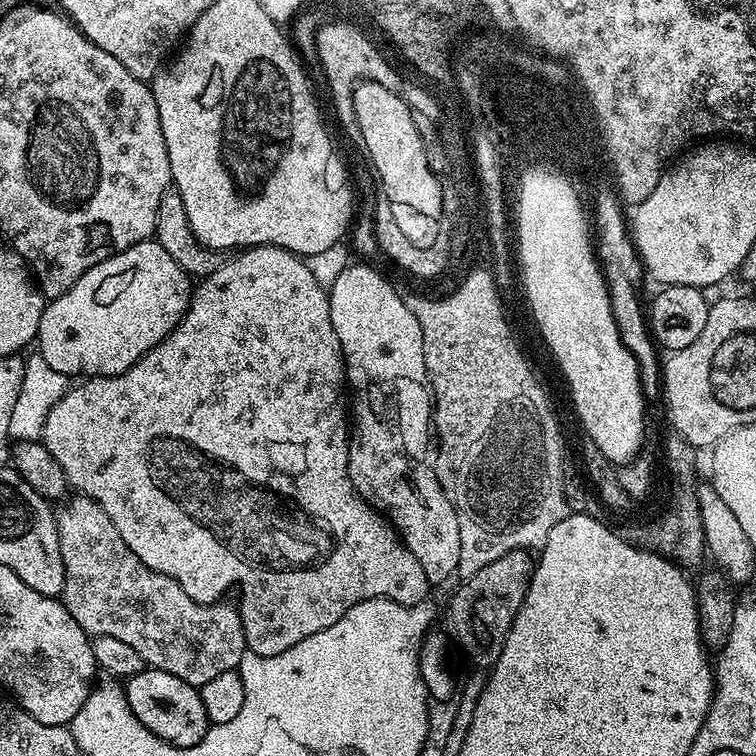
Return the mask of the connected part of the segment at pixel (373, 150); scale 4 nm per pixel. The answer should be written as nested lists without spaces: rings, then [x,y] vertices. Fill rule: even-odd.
[[[361,80],[353,87],[350,101],[352,116],[356,119],[356,128],[360,131],[360,140],[372,159],[370,165],[375,179],[378,181],[379,191],[384,192],[395,206],[409,208],[420,216],[439,217],[443,210],[442,186],[439,179],[431,172],[431,166],[427,164],[424,140],[419,136],[418,128],[412,118],[413,109],[400,97],[400,94],[386,86],[378,86],[373,80]]]

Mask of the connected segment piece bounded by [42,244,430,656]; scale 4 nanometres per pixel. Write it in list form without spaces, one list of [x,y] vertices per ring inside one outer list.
[[[275,244],[253,246],[247,250],[237,251],[233,256],[236,257],[226,261],[221,268],[213,267],[201,279],[205,280],[201,284],[195,285],[192,301],[188,303],[186,314],[178,322],[176,329],[165,340],[158,342],[158,346],[150,349],[141,360],[134,362],[134,366],[130,366],[130,370],[117,376],[94,376],[83,382],[73,383],[65,395],[60,397],[50,412],[46,414],[42,442],[46,446],[46,450],[50,450],[50,454],[54,454],[54,462],[58,462],[58,466],[62,466],[69,485],[79,495],[89,496],[94,502],[98,502],[98,506],[102,506],[102,510],[106,510],[106,518],[110,518],[110,522],[114,522],[114,530],[118,530],[118,534],[122,534],[122,542],[126,542],[126,546],[130,546],[130,550],[134,550],[134,554],[138,554],[140,561],[146,566],[150,566],[150,570],[154,570],[158,574],[166,574],[166,578],[174,578],[174,582],[178,582],[178,586],[182,586],[182,590],[186,590],[186,594],[190,594],[190,598],[194,598],[194,602],[203,604],[223,601],[225,599],[224,591],[237,584],[240,587],[238,607],[244,627],[244,637],[248,643],[247,651],[256,652],[260,656],[273,656],[282,654],[282,650],[302,642],[302,638],[310,638],[310,634],[318,634],[318,630],[326,630],[326,626],[334,626],[334,622],[338,622],[338,618],[342,618],[342,614],[346,614],[346,610],[358,606],[358,602],[366,602],[383,596],[385,600],[393,600],[399,604],[423,604],[429,599],[430,585],[426,578],[426,570],[422,570],[418,558],[414,558],[414,554],[410,554],[404,541],[397,536],[395,528],[356,493],[350,482],[348,473],[350,416],[346,411],[346,369],[340,354],[338,334],[334,334],[334,322],[330,322],[330,306],[326,289],[318,282],[318,278],[314,278],[314,274],[310,274],[307,263],[301,257],[294,252],[287,252],[285,248],[278,248]]]

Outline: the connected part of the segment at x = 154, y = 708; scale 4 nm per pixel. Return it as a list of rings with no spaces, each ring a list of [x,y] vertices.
[[[146,666],[138,674],[127,677],[124,693],[130,710],[134,710],[134,718],[138,718],[146,730],[174,748],[194,746],[202,742],[208,733],[210,725],[206,718],[206,706],[202,706],[199,687],[182,682],[182,678],[174,678],[174,674],[166,674],[166,670]]]

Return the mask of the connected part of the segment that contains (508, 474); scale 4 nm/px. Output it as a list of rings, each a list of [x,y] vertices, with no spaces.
[[[475,275],[472,280],[464,284],[459,295],[453,296],[447,303],[427,304],[424,300],[412,302],[409,310],[418,318],[422,326],[422,346],[424,347],[424,365],[428,371],[428,384],[434,397],[434,440],[440,449],[434,452],[434,467],[436,477],[446,494],[446,498],[454,506],[458,514],[458,530],[460,531],[460,567],[461,577],[467,578],[478,574],[482,566],[490,566],[494,558],[502,558],[502,554],[519,552],[521,550],[536,550],[543,545],[544,540],[550,534],[552,527],[562,517],[569,515],[568,504],[563,496],[563,480],[566,473],[564,467],[564,444],[560,441],[560,428],[552,417],[552,408],[548,405],[548,396],[540,389],[536,376],[532,373],[530,365],[524,361],[508,324],[504,321],[504,312],[500,309],[502,297],[496,290],[496,285],[489,283],[488,276]]]

